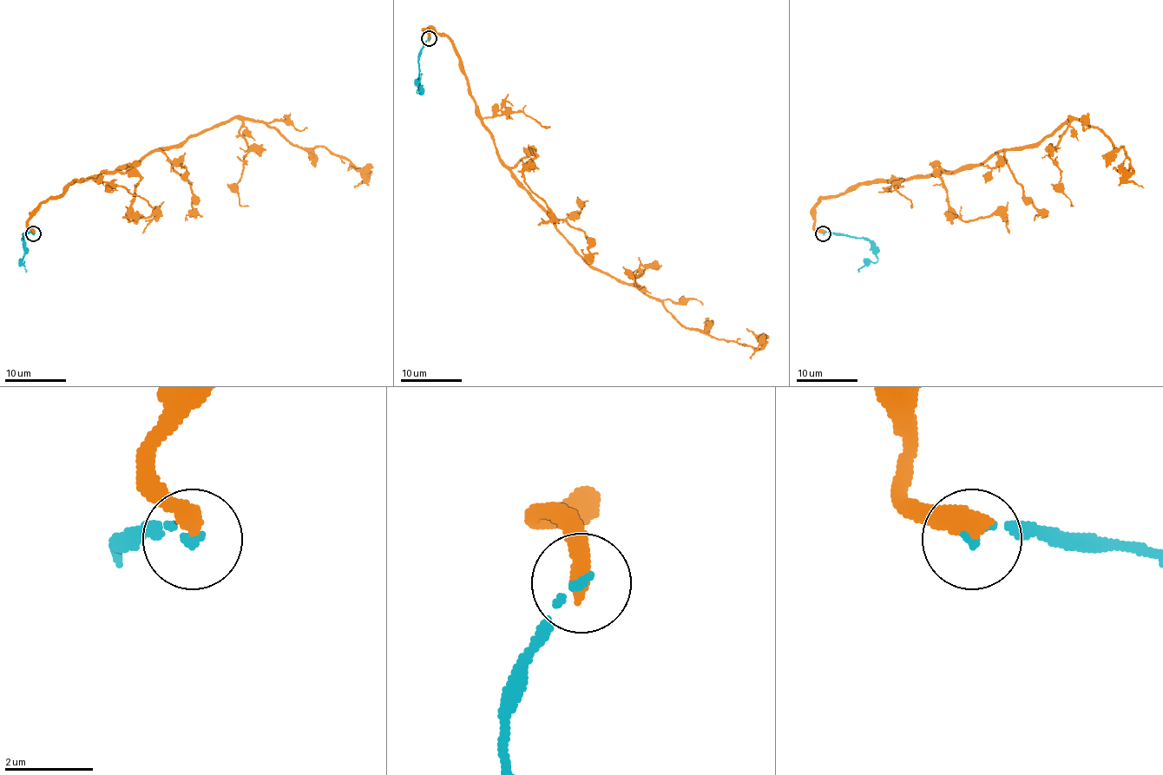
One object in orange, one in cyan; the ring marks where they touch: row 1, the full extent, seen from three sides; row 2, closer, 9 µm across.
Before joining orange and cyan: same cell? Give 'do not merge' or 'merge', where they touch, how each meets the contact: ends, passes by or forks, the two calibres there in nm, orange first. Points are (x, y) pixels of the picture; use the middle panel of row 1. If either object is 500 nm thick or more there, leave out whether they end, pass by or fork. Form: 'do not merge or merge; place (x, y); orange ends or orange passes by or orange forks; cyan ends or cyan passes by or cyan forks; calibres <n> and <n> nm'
do not merge; place (429, 38); orange ends; cyan ends; calibres 440 and 150 nm

